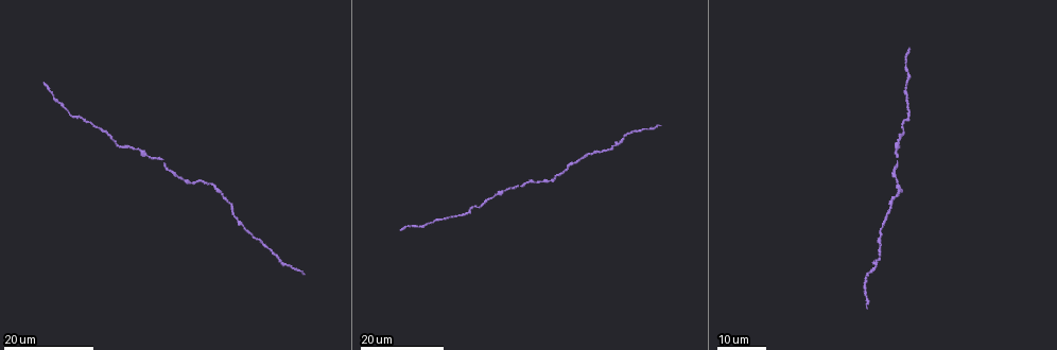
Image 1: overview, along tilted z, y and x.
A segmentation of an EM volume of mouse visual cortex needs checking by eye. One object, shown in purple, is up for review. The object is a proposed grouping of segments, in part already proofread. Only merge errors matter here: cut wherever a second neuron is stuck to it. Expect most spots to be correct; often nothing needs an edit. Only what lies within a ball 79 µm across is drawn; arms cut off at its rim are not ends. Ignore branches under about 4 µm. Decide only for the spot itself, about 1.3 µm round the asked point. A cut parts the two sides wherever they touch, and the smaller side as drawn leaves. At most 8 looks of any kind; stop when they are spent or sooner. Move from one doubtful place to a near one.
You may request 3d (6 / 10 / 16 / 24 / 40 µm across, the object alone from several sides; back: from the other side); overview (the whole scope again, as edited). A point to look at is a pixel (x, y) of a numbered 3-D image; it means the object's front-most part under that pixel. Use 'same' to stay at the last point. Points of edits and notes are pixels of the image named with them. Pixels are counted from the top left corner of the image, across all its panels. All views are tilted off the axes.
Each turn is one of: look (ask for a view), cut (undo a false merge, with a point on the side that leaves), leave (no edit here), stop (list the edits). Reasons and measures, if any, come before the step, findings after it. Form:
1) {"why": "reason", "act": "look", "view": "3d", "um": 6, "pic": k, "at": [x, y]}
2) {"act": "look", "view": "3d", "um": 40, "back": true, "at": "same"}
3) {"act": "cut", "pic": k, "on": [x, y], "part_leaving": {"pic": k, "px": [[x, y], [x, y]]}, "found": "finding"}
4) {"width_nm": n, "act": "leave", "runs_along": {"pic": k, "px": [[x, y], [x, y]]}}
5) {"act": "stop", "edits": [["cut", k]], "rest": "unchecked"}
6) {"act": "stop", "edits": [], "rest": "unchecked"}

{"why": "narrows sharply", "act": "look", "view": "3d", "um": 24, "pic": 1, "at": [907, 74]}

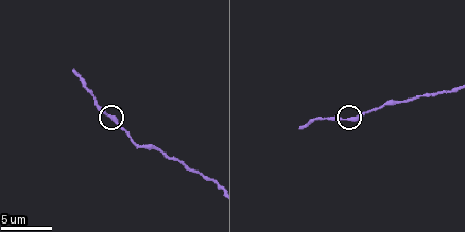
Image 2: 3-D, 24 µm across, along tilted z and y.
{"act": "look", "view": "3d", "um": 10, "pic": 2, "at": [107, 113]}

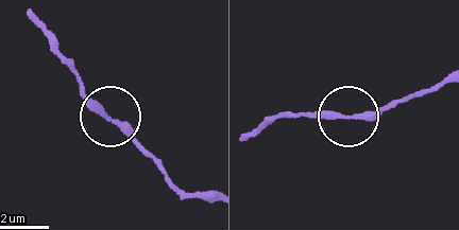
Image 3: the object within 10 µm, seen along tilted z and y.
{"act": "leave", "runs_along": {"pic": 3, "px": [[207, 197], [174, 186], [87, 96], [72, 70]]}, "found": "all the same neuron"}

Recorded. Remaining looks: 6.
{"why": "calibre changes", "act": "look", "view": "3d", "um": 10, "pic": 2, "at": [136, 146]}

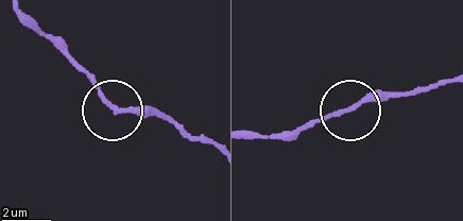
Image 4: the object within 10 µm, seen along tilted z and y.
{"act": "look", "view": "3d", "um": 10, "back": true, "pic": 4, "at": [114, 106]}

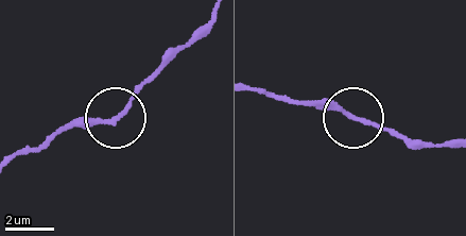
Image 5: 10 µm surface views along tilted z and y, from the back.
{"act": "leave", "runs_along": {"pic": 5, "px": [[253, 89], [332, 108], [385, 129], [415, 148]]}, "found": "all the same neuron"}

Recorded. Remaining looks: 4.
{"why": "thick turns thin", "act": "look", "view": "3d", "um": 16, "pic": 1, "at": [120, 146]}

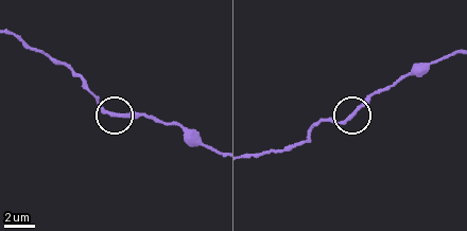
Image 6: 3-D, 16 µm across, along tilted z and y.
{"why": "zoom in", "act": "look", "view": "3d", "um": 6, "pic": 6, "at": [117, 115]}

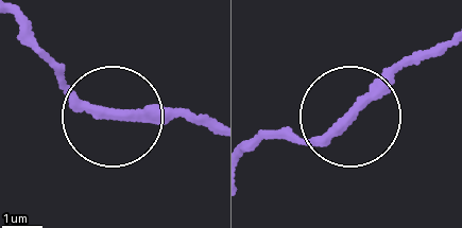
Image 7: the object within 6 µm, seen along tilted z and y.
{"width_nm": 240, "act": "leave", "runs_along": {"pic": 7, "px": [[208, 120], [99, 108], [22, 44]]}, "found": "all the same neuron"}

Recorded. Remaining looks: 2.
{"act": "look", "view": "3d", "um": 16, "pic": 1, "at": [895, 179]}

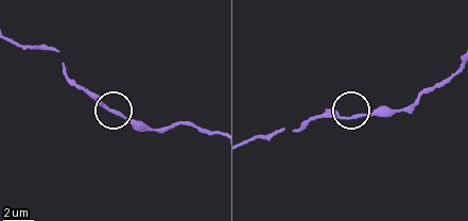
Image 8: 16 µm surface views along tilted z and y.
{"why": "closer look", "act": "look", "view": "3d", "um": 6, "pic": 8, "at": [102, 106]}

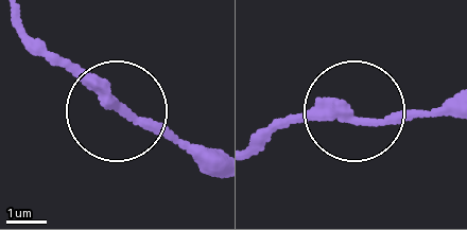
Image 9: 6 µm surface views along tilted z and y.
{"width_nm": 230, "act": "leave", "runs_along": {"pic": 9, "px": [[122, 104], [99, 98], [45, 50]]}, "found": "all the same neuron"}

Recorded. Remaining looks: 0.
{"act": "stop", "edits": [], "rest": "unchecked"}

